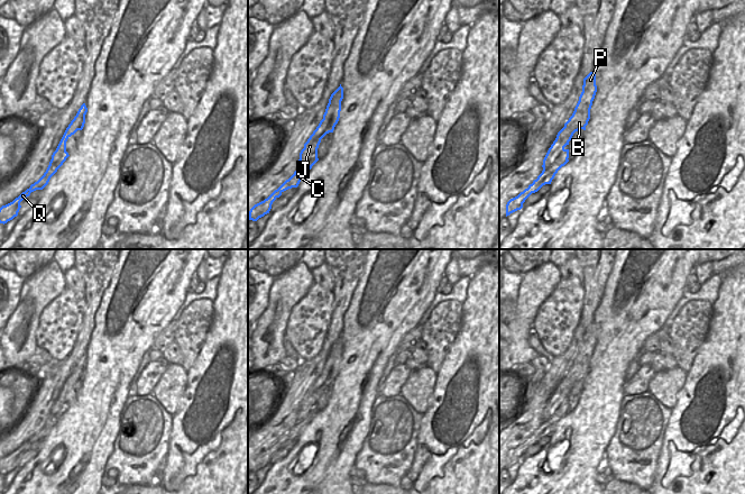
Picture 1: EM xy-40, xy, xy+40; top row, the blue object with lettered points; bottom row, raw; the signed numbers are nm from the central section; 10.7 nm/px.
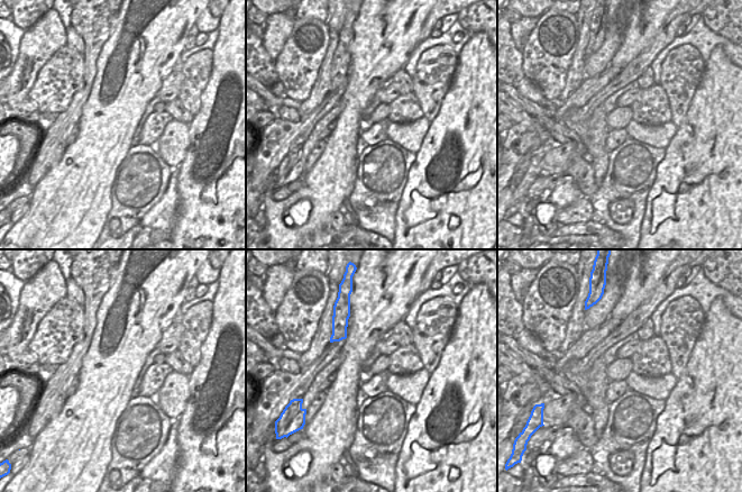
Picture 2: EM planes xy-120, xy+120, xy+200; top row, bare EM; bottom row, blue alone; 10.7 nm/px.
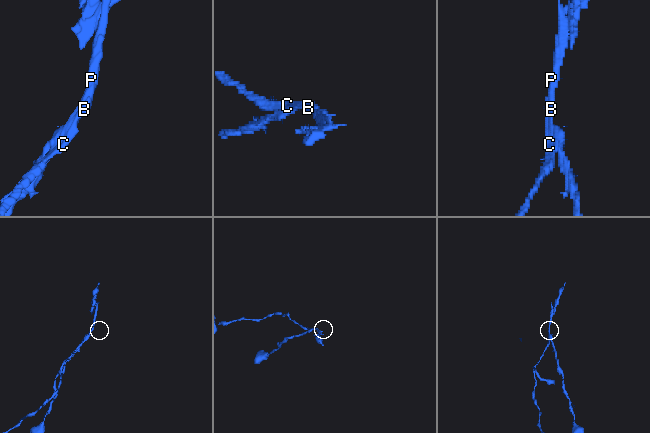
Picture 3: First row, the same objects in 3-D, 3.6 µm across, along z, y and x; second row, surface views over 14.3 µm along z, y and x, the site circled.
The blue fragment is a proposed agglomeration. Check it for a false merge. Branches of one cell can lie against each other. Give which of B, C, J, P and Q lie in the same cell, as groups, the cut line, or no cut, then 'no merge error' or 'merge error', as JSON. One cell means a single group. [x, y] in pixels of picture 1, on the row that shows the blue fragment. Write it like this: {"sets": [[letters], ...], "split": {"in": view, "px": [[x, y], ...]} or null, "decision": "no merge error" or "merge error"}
{"sets": [["B", "J", "P"], ["C", "Q"]], "split": {"in": "xy+40", "px": [[564, 149], [552, 164], [543, 170]]}, "decision": "merge error"}

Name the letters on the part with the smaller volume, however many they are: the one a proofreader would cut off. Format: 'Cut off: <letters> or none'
Cut off: C, Q

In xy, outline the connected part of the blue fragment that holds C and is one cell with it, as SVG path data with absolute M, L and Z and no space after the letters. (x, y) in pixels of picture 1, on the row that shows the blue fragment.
M318 152L313 154L310 162L303 166L296 167L294 174L286 180L277 190L275 190L267 199L255 204L249 211L249 220L257 221L259 218L269 213L273 202L282 195L282 193L288 189L297 187L303 176L312 168L312 166L319 161Z

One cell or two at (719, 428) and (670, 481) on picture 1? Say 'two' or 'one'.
one

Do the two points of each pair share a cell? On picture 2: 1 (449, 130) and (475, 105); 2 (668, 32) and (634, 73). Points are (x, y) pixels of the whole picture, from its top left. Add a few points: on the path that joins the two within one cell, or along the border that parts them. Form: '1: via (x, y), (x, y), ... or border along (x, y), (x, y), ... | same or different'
1: via (456, 124), (468, 111) | same
2: via (661, 42), (640, 63) | same

